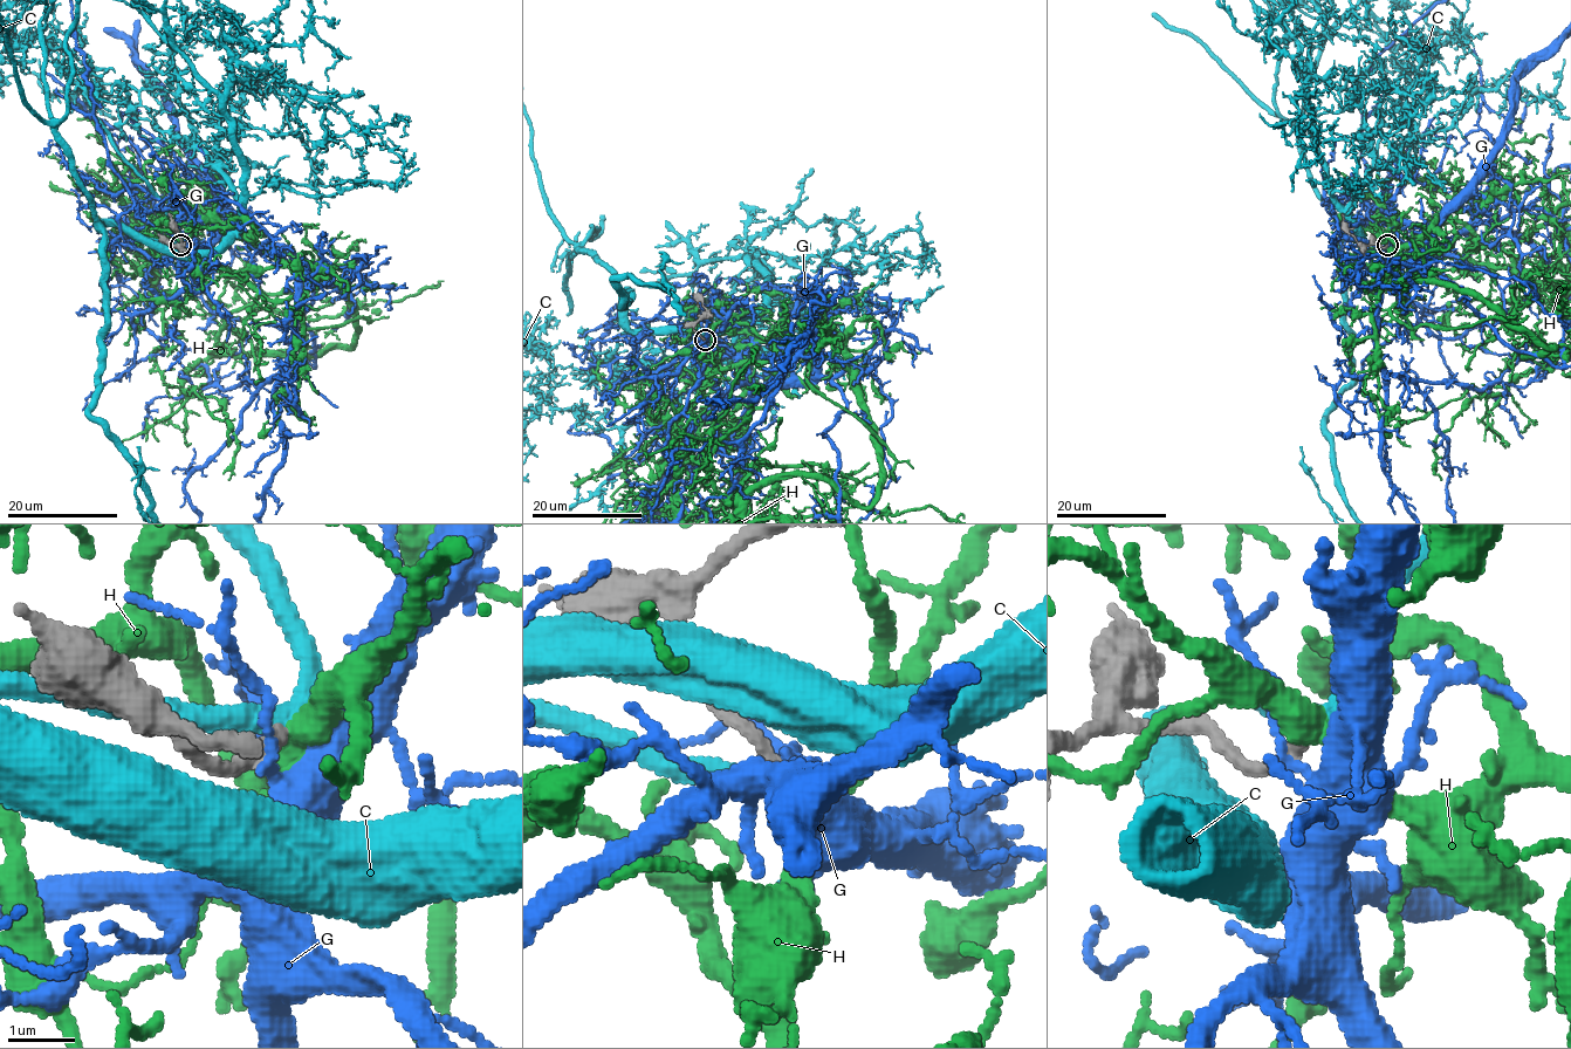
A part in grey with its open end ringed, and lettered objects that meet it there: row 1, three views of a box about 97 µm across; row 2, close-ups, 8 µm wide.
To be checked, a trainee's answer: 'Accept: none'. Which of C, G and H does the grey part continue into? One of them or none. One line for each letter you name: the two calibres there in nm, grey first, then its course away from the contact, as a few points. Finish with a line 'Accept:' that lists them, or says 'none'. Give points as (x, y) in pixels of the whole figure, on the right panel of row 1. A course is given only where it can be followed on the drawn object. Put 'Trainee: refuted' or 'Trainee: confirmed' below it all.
Accept: none
Trainee: confirmed

